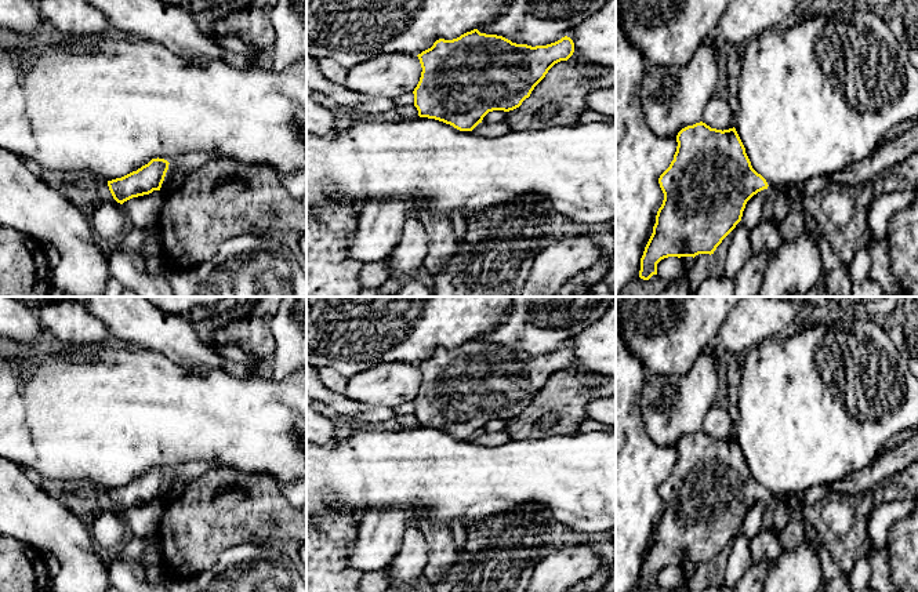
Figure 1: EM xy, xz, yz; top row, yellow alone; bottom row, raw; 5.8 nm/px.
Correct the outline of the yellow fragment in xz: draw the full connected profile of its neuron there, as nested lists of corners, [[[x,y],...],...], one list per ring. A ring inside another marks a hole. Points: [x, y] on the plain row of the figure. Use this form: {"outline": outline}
{"outline": [[[478,338],[457,348],[439,348],[421,363],[420,391],[414,397],[414,415],[420,426],[435,428],[460,440],[472,440],[493,420],[509,421],[530,406],[548,379],[574,362],[574,352],[565,345],[547,355],[516,353],[511,349],[480,342]]]}

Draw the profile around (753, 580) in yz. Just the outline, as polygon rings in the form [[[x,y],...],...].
[[[776,551],[770,552],[759,563],[752,563],[744,575],[737,581],[734,592],[762,592],[763,578],[774,564]]]

